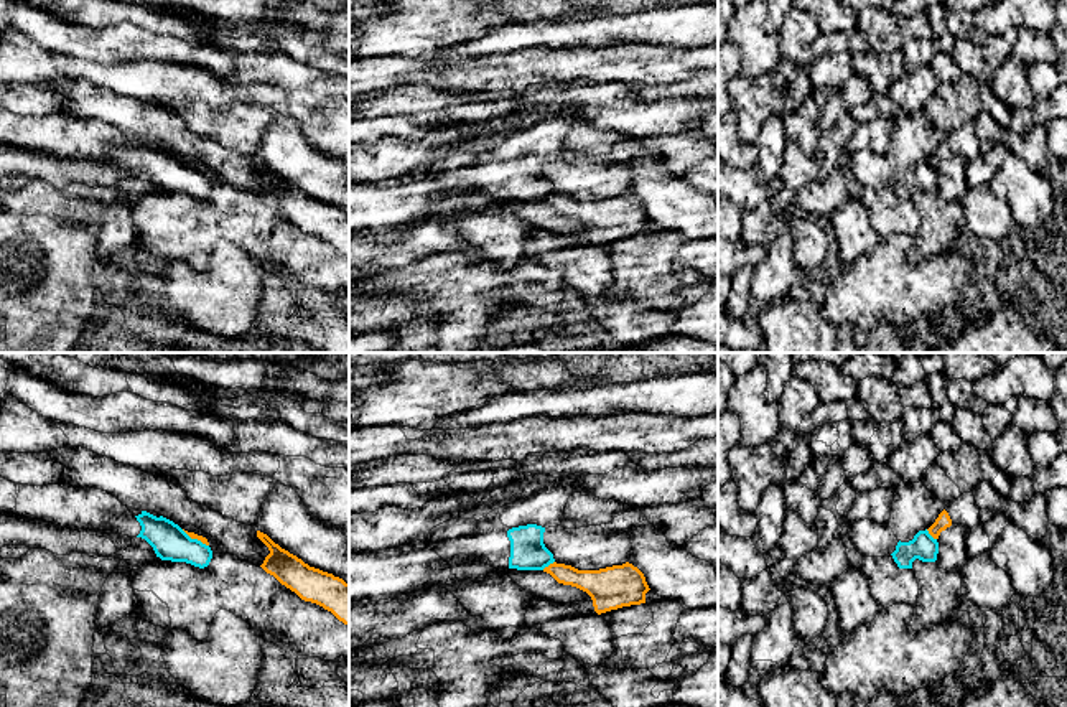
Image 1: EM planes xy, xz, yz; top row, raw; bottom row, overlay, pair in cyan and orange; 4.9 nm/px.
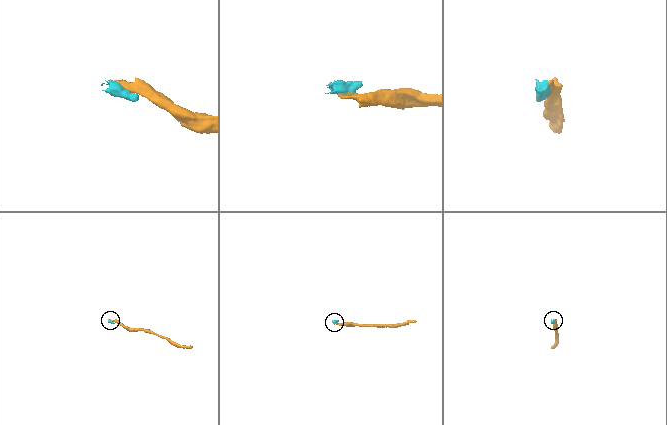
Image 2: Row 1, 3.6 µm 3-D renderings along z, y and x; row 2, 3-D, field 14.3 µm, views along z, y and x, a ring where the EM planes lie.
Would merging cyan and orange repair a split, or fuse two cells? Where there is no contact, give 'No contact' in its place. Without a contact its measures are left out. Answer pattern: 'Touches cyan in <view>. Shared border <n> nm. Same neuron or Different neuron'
Touches cyan in xz. Shared border 80 nm. Different neuron

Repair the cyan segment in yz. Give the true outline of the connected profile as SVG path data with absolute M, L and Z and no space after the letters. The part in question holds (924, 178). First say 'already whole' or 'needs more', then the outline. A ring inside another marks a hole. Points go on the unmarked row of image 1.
already whole; M919 162L912 171L897 173L891 185L899 199L912 199L916 190L922 193L935 193L939 185L939 173L929 162Z

